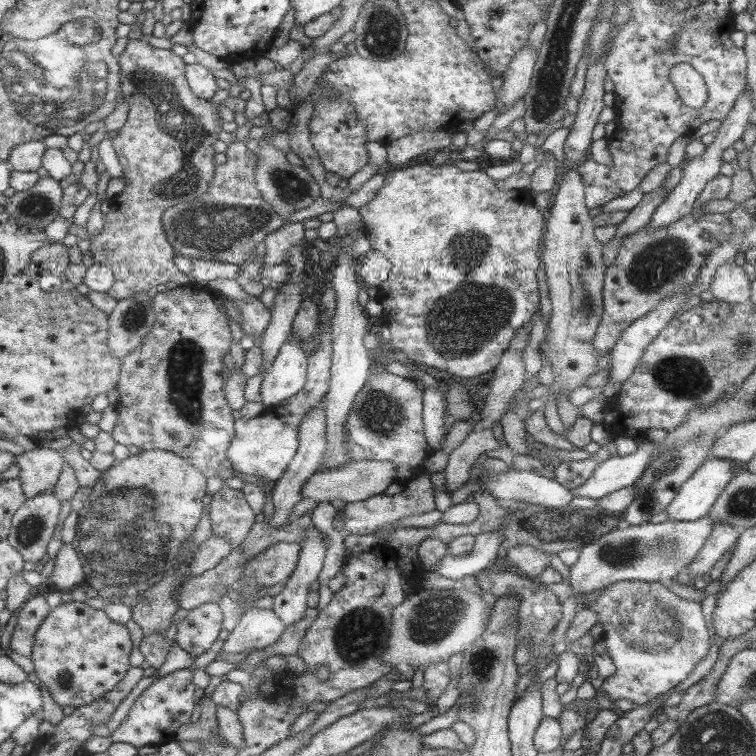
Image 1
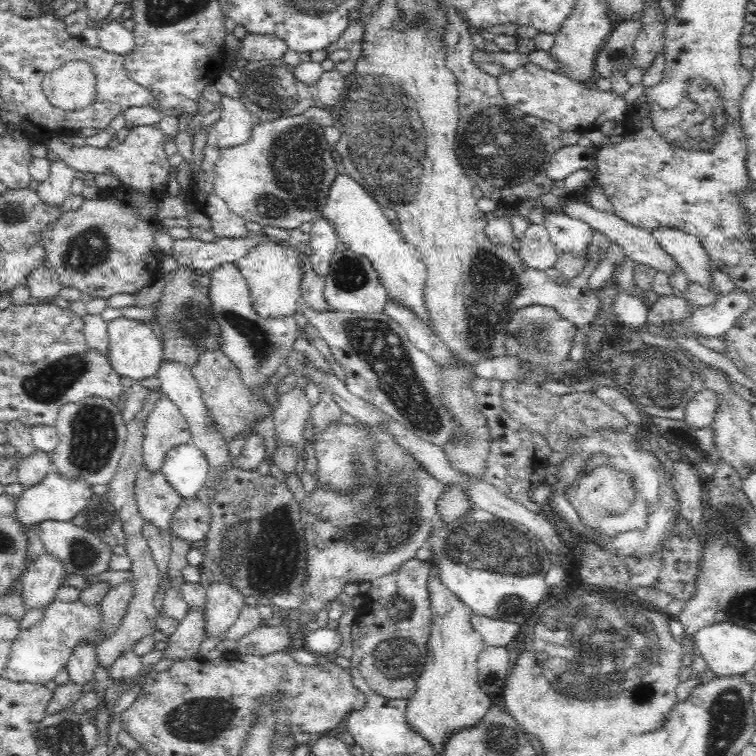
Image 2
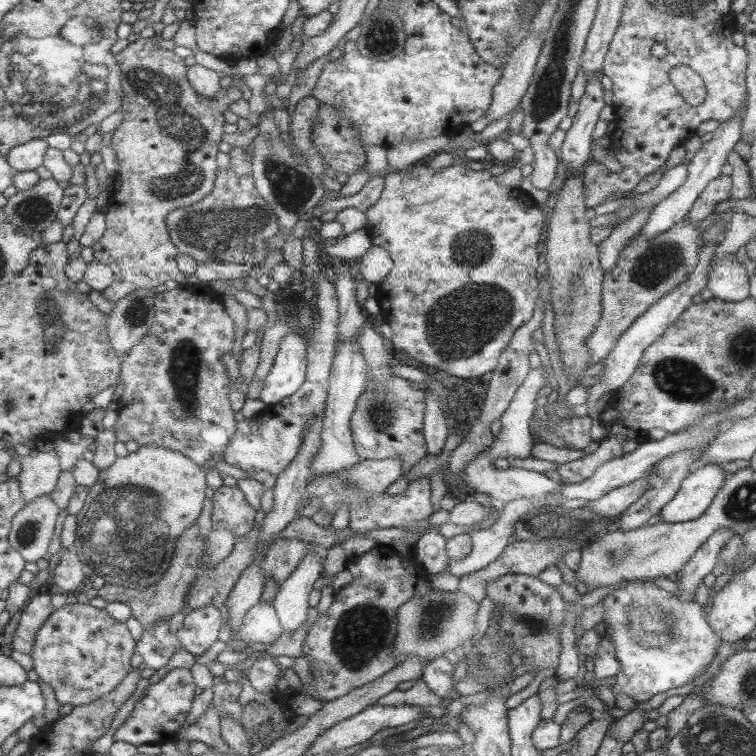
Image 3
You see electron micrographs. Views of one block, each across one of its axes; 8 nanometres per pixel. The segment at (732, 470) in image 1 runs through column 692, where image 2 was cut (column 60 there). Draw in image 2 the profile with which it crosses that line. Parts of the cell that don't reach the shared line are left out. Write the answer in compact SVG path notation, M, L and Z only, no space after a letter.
M53 470L48 472L38 484L28 487L20 495L16 503L16 521L19 521L20 525L26 526L26 528L30 524L39 525L40 522L48 520L56 520L57 522L70 521L76 514L96 500L91 484L87 484L81 478L61 476L60 473Z

